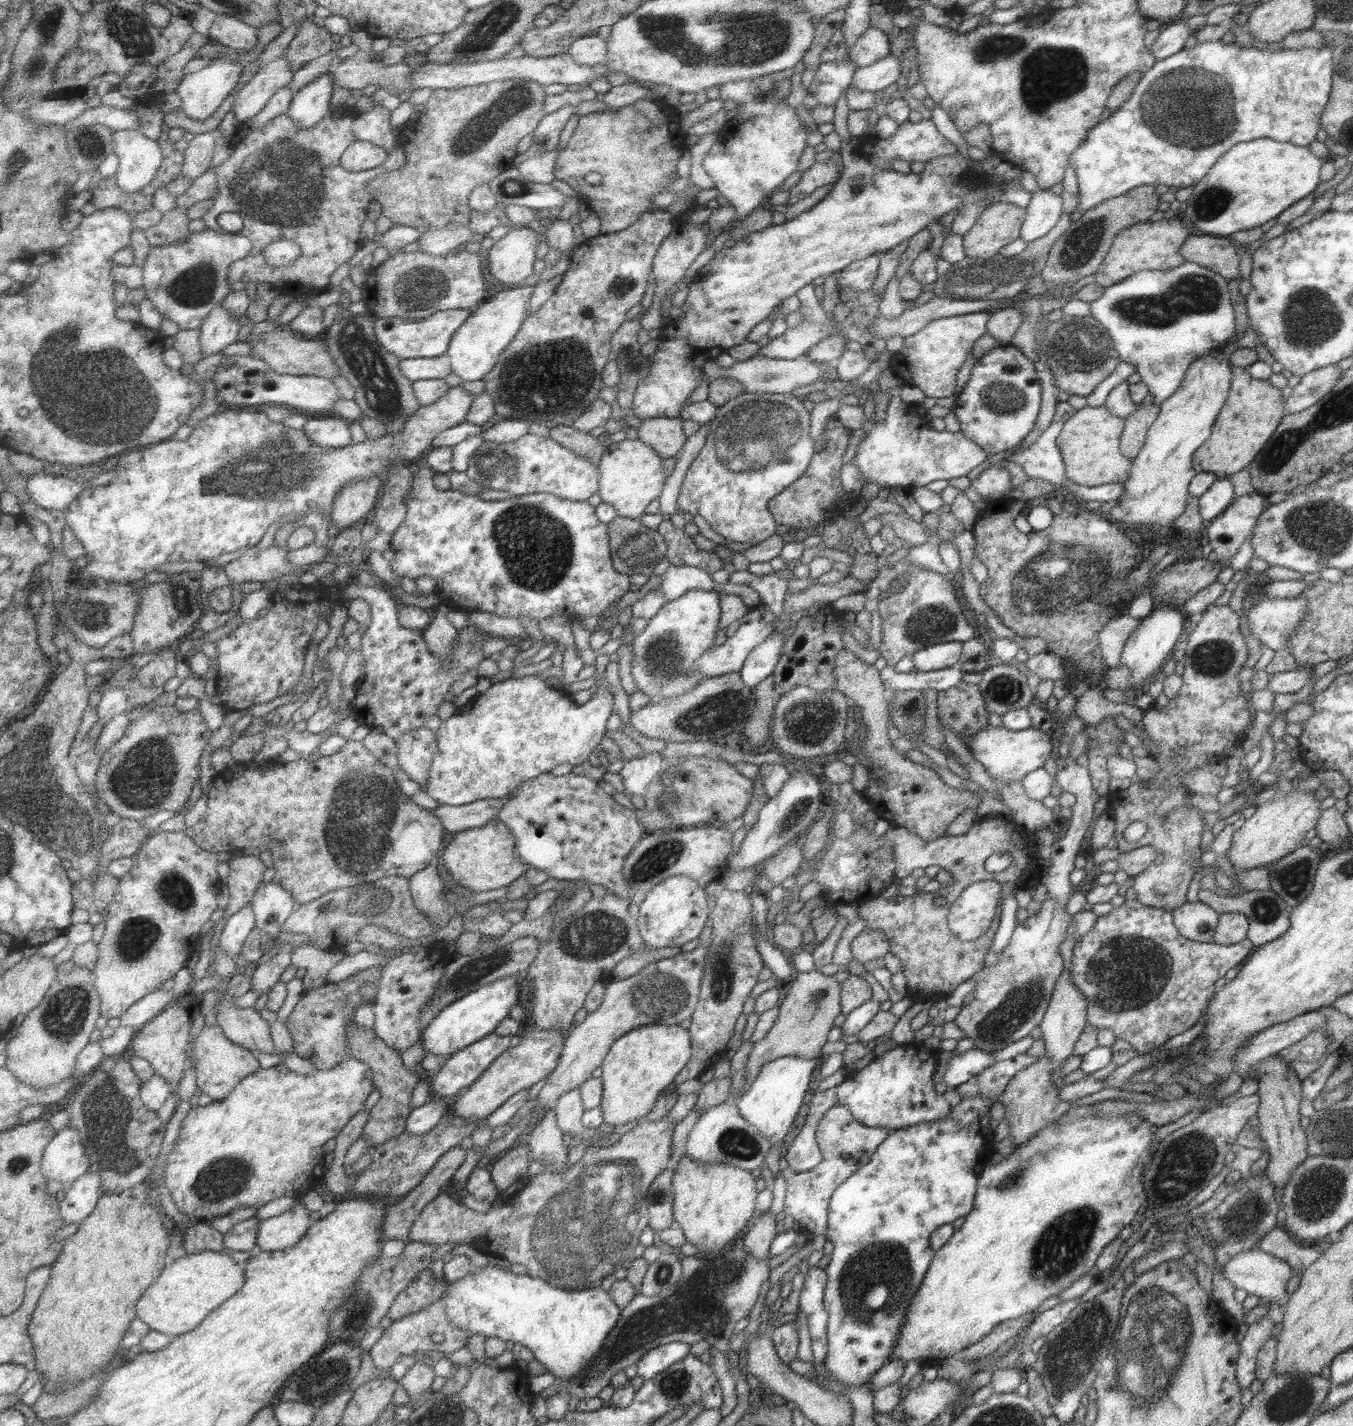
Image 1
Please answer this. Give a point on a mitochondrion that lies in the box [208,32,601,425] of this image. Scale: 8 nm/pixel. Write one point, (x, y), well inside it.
(281, 183)

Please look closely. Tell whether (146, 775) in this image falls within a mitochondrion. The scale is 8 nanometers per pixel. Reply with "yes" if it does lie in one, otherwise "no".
yes

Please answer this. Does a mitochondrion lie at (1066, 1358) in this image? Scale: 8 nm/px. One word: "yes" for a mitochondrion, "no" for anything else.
yes

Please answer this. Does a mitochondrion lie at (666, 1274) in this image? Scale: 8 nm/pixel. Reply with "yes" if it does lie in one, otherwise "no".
yes

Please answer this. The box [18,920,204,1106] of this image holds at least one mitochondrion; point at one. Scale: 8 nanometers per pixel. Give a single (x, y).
(66, 1014)

